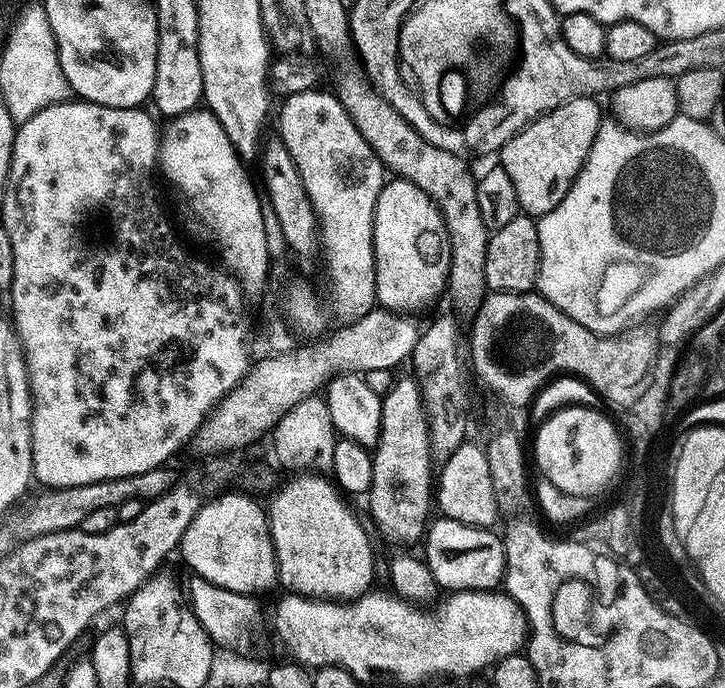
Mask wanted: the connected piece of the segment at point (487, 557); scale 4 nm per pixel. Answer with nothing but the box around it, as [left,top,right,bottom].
[423,518,504,592]

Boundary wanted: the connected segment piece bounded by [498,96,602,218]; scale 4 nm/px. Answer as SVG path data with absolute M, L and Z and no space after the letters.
M575 96L573 100L560 102L555 108L537 117L532 123L528 123L518 133L512 135L499 149L499 167L504 168L510 182L514 182L517 205L527 215L539 218L545 216L550 210L554 210L554 206L558 206L558 202L562 202L562 198L570 190L572 183L576 181L580 167L583 166L584 160L590 154L590 146L602 123L600 108L596 104L599 103L591 96Z

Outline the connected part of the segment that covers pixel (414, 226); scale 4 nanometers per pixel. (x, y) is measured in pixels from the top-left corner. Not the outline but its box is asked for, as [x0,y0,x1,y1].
[372,179,451,314]

